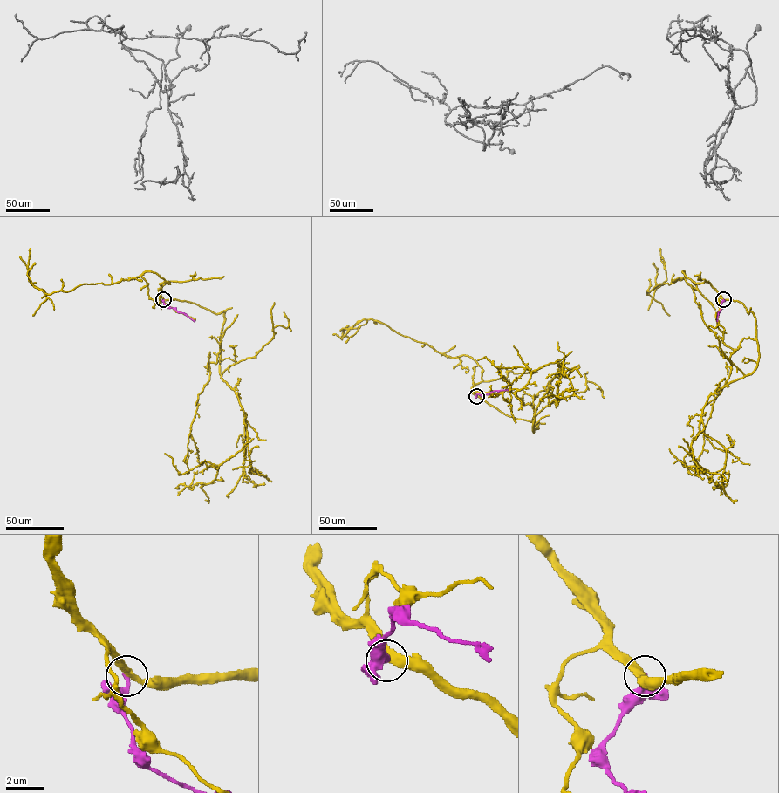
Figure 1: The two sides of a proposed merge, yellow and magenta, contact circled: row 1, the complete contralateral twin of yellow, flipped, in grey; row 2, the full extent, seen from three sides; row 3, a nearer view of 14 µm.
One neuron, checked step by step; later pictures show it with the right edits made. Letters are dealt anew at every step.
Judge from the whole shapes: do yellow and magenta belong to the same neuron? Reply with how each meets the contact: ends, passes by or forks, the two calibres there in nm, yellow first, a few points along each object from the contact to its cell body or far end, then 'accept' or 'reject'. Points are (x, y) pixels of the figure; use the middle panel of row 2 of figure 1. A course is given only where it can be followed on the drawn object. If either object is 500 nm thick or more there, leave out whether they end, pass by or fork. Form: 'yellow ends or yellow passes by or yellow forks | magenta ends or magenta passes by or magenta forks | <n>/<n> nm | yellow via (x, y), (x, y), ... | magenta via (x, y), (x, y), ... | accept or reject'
yellow passes by | magenta ends | 360/260 nm | yellow via (476, 396), (536, 423), (534, 432), (536, 408), (560, 365), (533, 371), (523, 387), (505, 390), (507, 399) | magenta via (476, 396), (508, 390) | reject

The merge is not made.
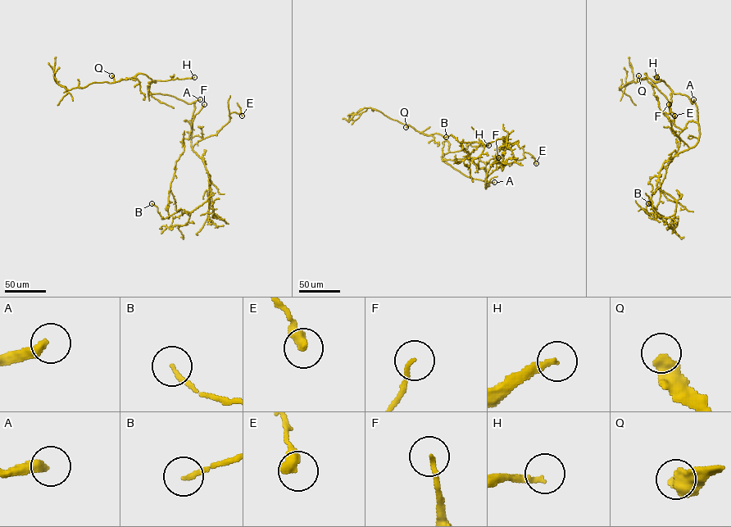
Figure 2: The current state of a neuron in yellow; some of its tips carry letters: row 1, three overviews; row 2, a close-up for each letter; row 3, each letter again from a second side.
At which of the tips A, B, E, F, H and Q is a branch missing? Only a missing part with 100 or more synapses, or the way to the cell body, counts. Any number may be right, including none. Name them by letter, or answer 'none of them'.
A, H

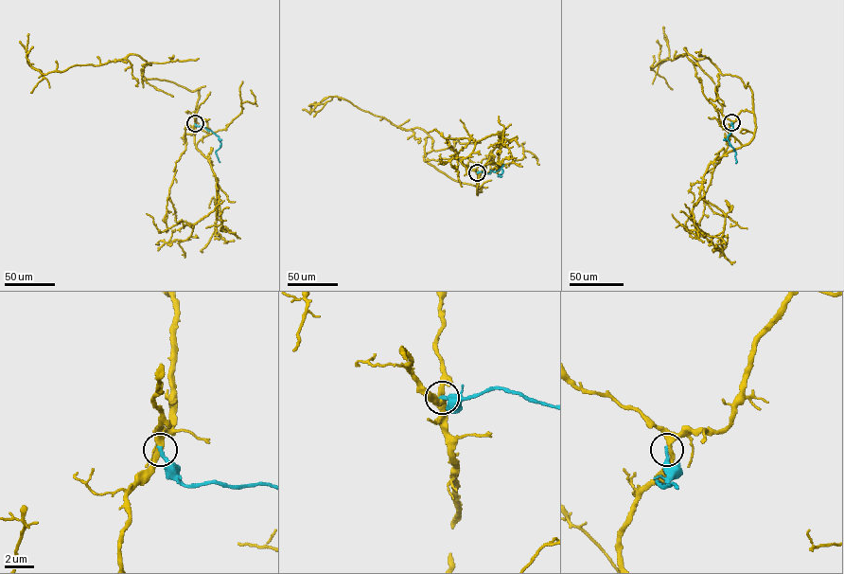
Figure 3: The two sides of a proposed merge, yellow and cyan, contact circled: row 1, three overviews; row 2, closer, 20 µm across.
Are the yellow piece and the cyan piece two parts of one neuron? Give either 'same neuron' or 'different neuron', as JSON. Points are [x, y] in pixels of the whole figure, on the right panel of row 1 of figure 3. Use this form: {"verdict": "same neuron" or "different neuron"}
{"verdict": "different neuron"}

